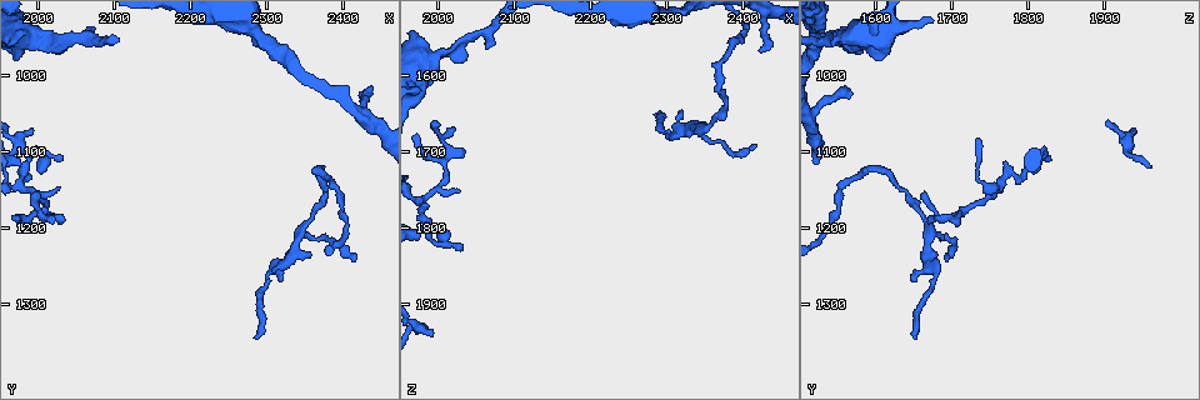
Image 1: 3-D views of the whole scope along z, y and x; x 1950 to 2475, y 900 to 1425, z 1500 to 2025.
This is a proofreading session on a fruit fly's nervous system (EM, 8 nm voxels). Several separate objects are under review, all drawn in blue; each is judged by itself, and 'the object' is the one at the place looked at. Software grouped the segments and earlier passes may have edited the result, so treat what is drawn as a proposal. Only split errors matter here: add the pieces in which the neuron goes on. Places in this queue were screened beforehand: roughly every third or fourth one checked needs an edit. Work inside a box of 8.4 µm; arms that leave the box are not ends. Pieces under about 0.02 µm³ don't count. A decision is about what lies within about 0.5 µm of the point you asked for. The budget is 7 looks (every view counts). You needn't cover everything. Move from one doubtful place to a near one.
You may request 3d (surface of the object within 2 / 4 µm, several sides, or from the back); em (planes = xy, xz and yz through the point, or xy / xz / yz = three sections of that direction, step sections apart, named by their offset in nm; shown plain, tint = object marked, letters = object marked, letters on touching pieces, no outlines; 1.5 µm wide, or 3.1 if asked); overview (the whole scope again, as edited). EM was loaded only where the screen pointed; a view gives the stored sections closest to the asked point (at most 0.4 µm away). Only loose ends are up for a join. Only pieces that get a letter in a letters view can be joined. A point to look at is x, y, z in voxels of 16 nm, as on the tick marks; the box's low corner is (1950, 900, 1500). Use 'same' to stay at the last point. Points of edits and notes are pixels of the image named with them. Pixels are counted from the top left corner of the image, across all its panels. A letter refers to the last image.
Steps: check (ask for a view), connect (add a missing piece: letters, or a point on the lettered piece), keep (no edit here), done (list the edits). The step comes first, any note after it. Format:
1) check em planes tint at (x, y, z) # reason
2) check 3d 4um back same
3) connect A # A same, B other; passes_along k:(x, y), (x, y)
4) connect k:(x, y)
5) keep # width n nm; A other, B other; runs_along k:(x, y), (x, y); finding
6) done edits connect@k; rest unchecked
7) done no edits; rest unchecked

check 3d 4um back at (2285, 1345, 1650) # an open end

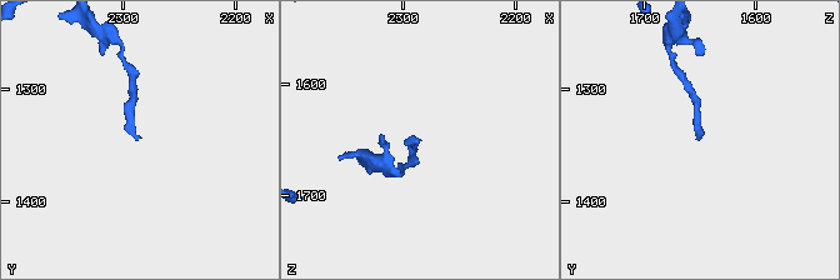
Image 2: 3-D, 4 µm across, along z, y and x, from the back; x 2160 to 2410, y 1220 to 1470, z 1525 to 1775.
check em xz step 4 letters at (2288, 1348, 1652)

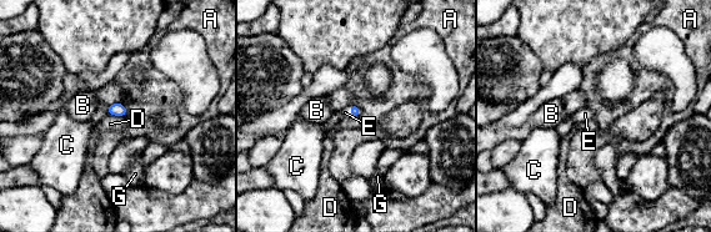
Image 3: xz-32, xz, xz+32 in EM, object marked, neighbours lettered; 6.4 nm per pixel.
connect E # A other, B other, C other, D other, E same, G other; passes_along 3:(354, 110), (350, 111), (345, 112); the neuron continues

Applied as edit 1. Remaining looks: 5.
check overview # redraw

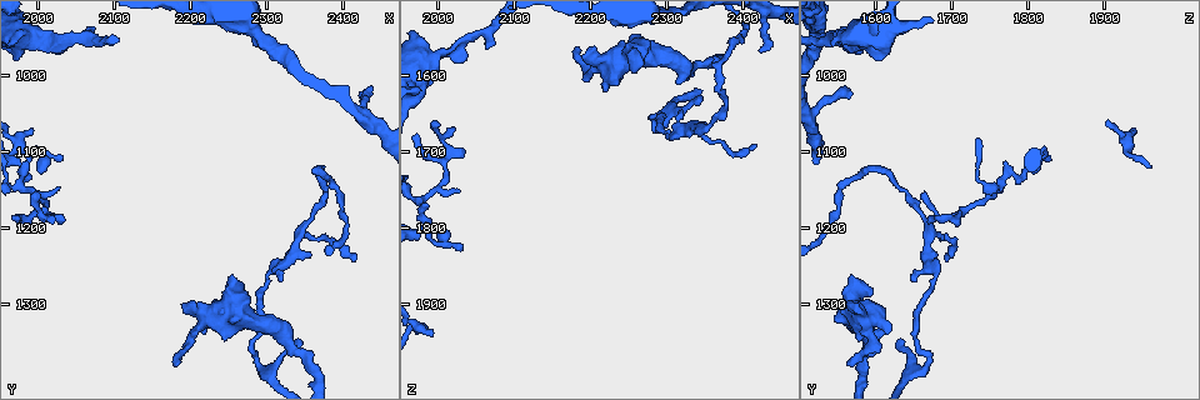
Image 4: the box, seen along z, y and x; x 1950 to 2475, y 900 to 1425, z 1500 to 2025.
check 3d 4um at (2035, 1110, 1825)

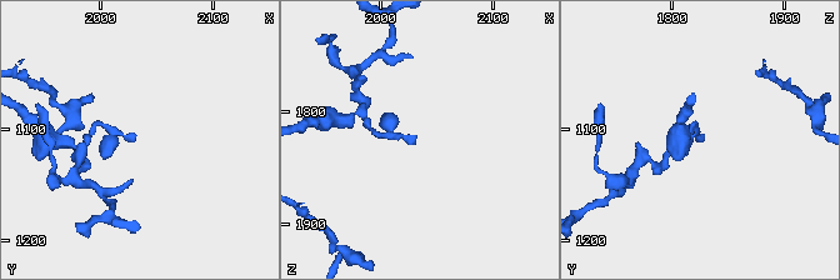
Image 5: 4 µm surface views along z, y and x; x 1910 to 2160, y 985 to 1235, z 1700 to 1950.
check em yz step 4 tint at (2032, 1106, 1826) # shape alone is not enough

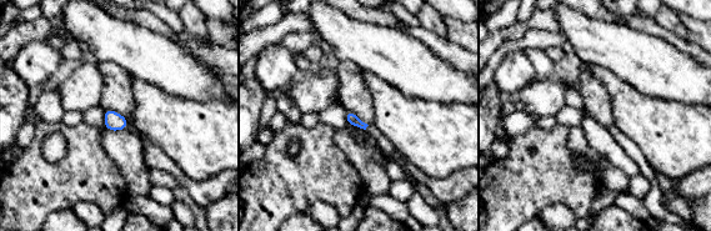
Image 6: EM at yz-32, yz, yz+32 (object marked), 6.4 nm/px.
check em planes letters same # another direction

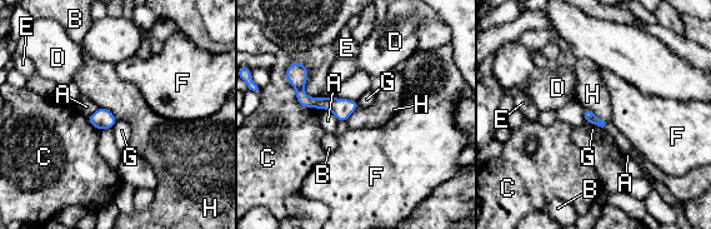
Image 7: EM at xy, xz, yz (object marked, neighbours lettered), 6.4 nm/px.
keep # A other, B other, C other, D other, E other, F other, G other, H other; runs_along 7:(293, 75), (309, 101), (354, 105); no lettered piece goes on from it

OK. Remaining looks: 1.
done edits connect@3; rest unchecked

